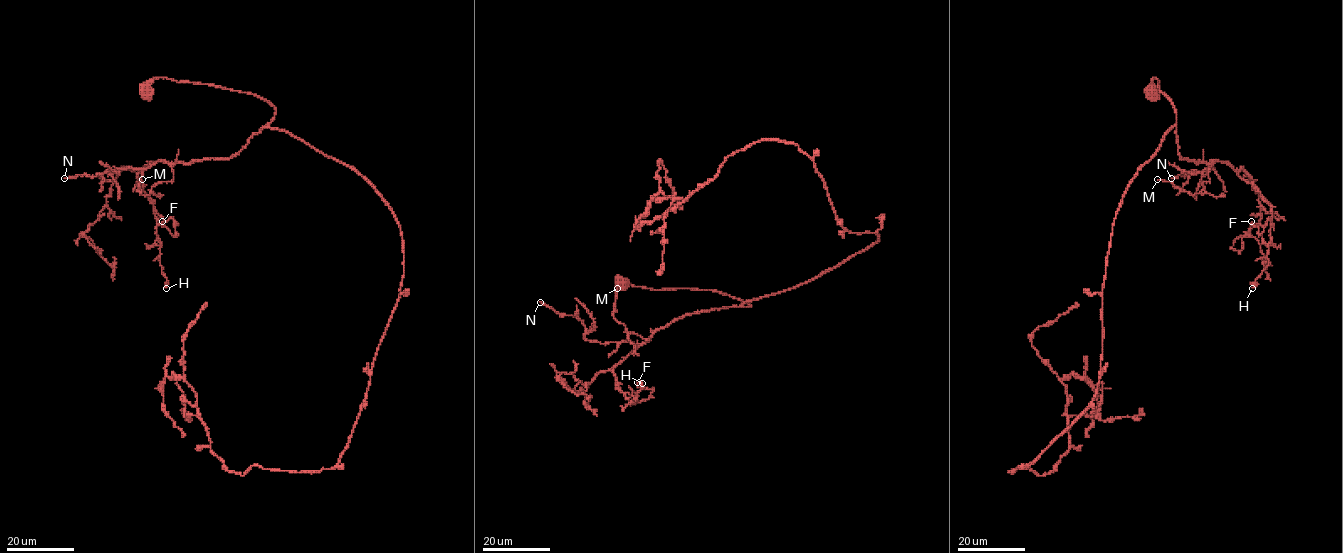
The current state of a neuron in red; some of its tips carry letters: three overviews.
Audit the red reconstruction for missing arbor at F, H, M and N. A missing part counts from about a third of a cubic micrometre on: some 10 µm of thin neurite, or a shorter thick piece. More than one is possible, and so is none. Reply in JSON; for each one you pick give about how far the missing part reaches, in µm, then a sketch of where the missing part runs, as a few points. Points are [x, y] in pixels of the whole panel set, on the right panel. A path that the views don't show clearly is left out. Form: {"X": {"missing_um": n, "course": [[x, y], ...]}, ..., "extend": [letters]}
{"M": {"missing_um": 6, "course": [[1157, 179], [1145, 175]]}, "extend": ["M"]}

